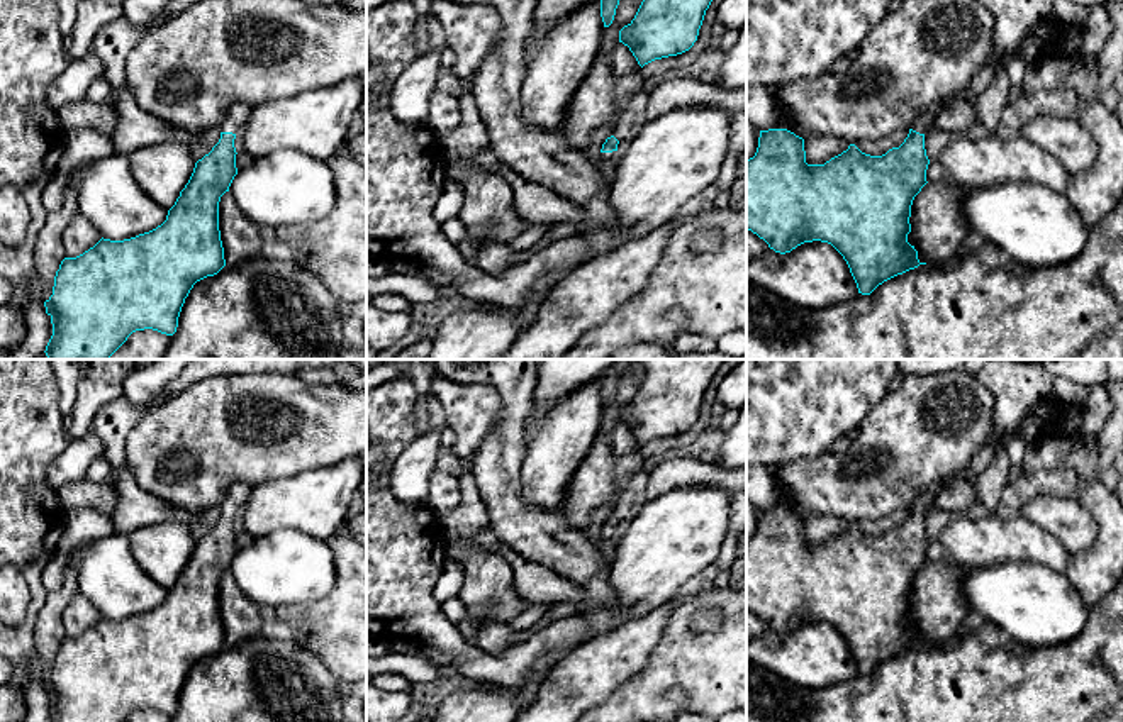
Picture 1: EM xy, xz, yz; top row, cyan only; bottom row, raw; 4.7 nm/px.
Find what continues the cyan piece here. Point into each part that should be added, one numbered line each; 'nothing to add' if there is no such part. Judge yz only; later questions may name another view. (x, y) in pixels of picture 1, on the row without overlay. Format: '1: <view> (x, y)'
1: yz (1015, 383)

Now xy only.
1: xy (238, 494)

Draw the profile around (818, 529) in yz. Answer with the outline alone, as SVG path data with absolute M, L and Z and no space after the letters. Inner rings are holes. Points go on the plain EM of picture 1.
M811 515L804 519L806 542L824 544L848 529L848 522L831 515Z

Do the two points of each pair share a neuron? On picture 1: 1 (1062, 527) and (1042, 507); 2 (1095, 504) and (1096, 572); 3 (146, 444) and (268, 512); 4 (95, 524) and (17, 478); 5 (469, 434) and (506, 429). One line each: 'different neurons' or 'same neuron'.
1: same neuron
2: same neuron
3: different neurons
4: different neurons
5: different neurons

